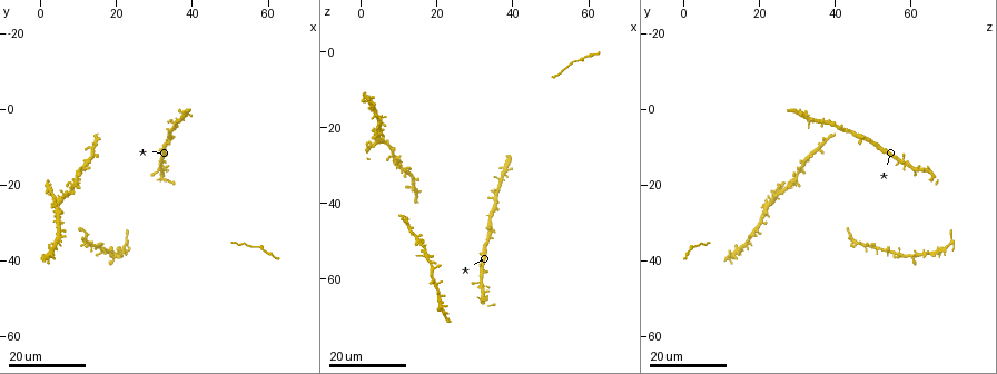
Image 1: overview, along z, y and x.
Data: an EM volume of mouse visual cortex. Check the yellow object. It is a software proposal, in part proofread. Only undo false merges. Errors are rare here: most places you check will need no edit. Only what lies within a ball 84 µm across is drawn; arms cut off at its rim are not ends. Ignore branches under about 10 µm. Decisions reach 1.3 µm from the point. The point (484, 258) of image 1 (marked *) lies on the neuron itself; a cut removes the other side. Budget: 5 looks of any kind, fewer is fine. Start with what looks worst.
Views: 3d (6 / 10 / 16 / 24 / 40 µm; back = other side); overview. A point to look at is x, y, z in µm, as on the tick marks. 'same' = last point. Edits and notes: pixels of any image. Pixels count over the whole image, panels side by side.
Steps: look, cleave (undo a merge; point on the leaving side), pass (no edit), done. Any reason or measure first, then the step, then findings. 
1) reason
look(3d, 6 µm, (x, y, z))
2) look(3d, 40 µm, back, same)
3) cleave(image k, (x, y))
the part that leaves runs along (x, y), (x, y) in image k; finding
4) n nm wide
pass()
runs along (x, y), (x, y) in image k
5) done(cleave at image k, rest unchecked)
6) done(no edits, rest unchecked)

small branch off a trunk
look(3d, 16 µm, (17.5, 38.0, 55.0))

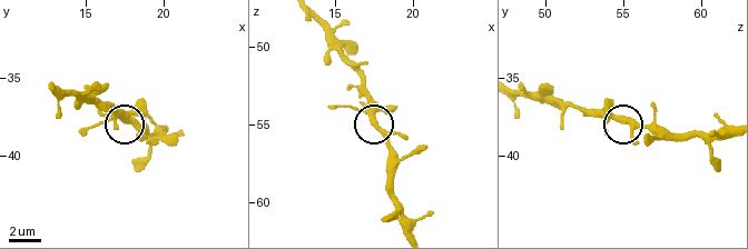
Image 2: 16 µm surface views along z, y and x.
look(3d, 10 µm, (17.4, 37.8, 54.8))

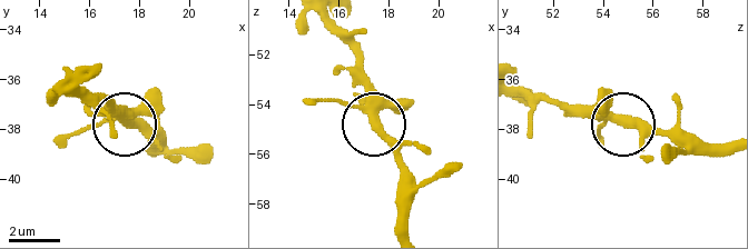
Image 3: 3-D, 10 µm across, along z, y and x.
pass()
all the same neuron

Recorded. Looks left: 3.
look(3d, 16 µm, (11.5, 32.0, 43.5))

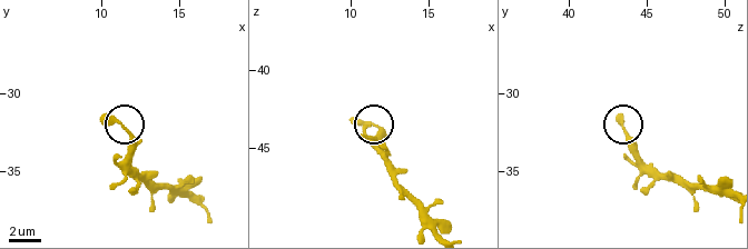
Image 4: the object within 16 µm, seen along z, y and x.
look(3d, 6 µm, (11.6, 32.2, 43.6))

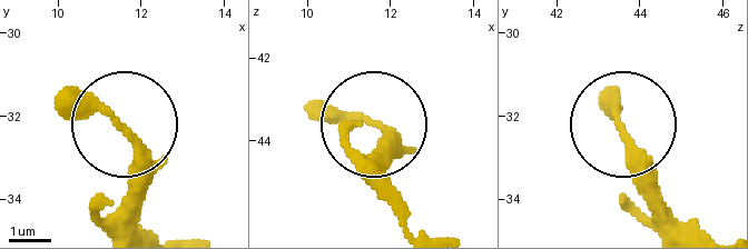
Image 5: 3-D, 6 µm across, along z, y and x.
look(3d, 6 µm, back, (11.50, 32.30, 43.60))

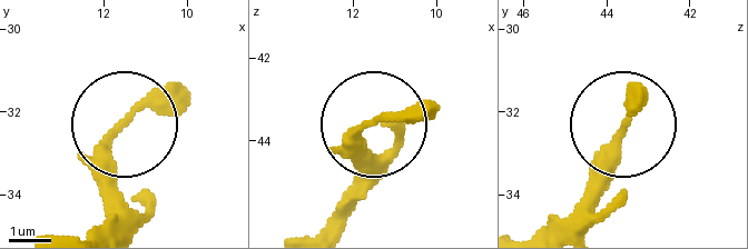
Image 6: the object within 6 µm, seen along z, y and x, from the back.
pass()
one neuron here

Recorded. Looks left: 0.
done(no edits, rest unchecked)

